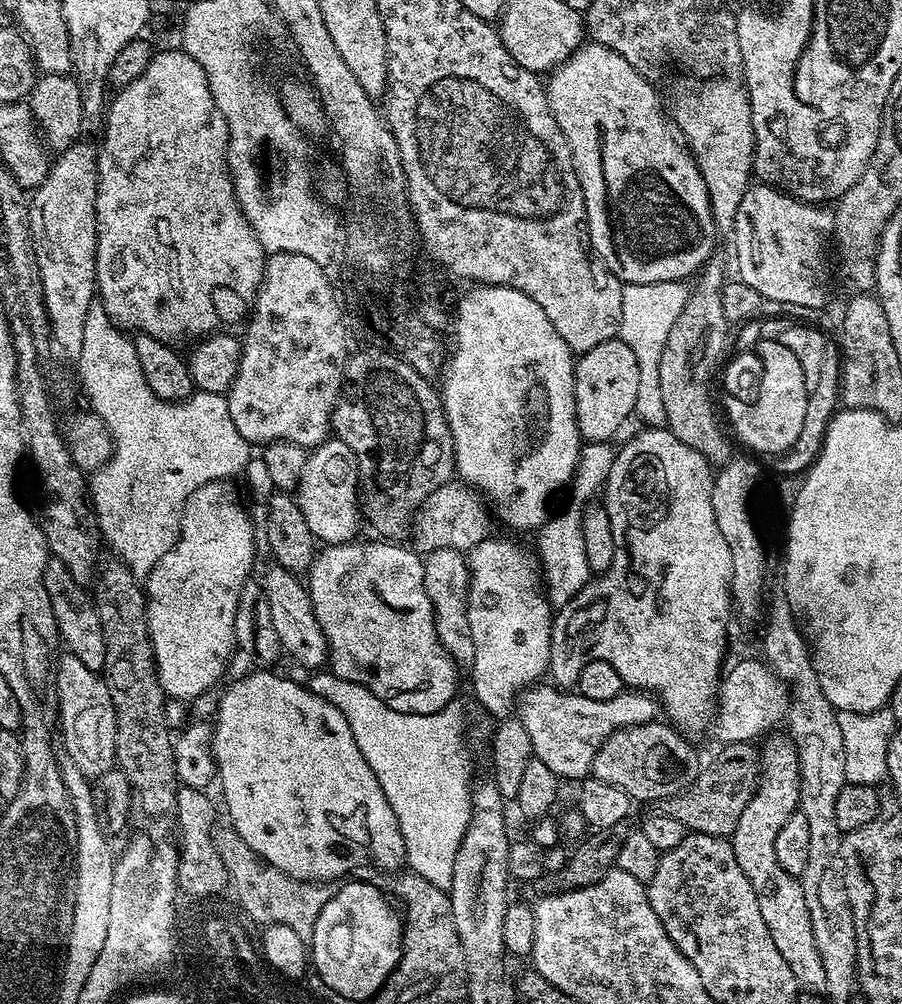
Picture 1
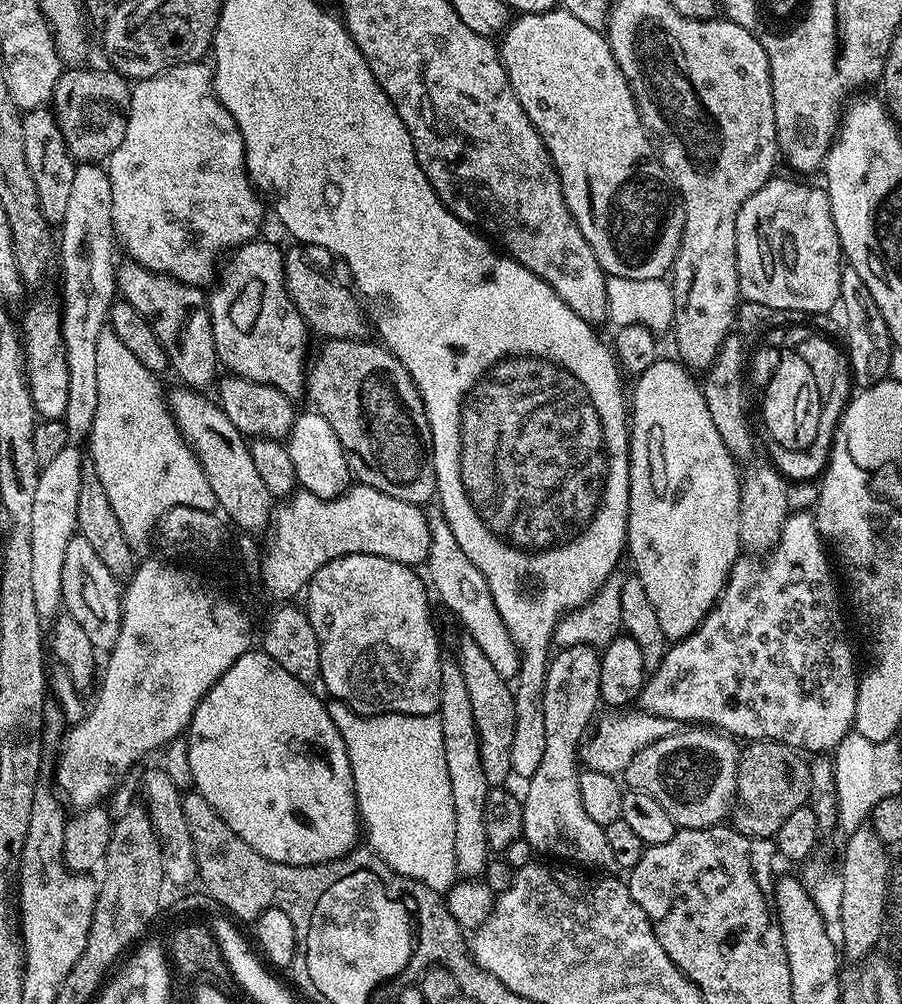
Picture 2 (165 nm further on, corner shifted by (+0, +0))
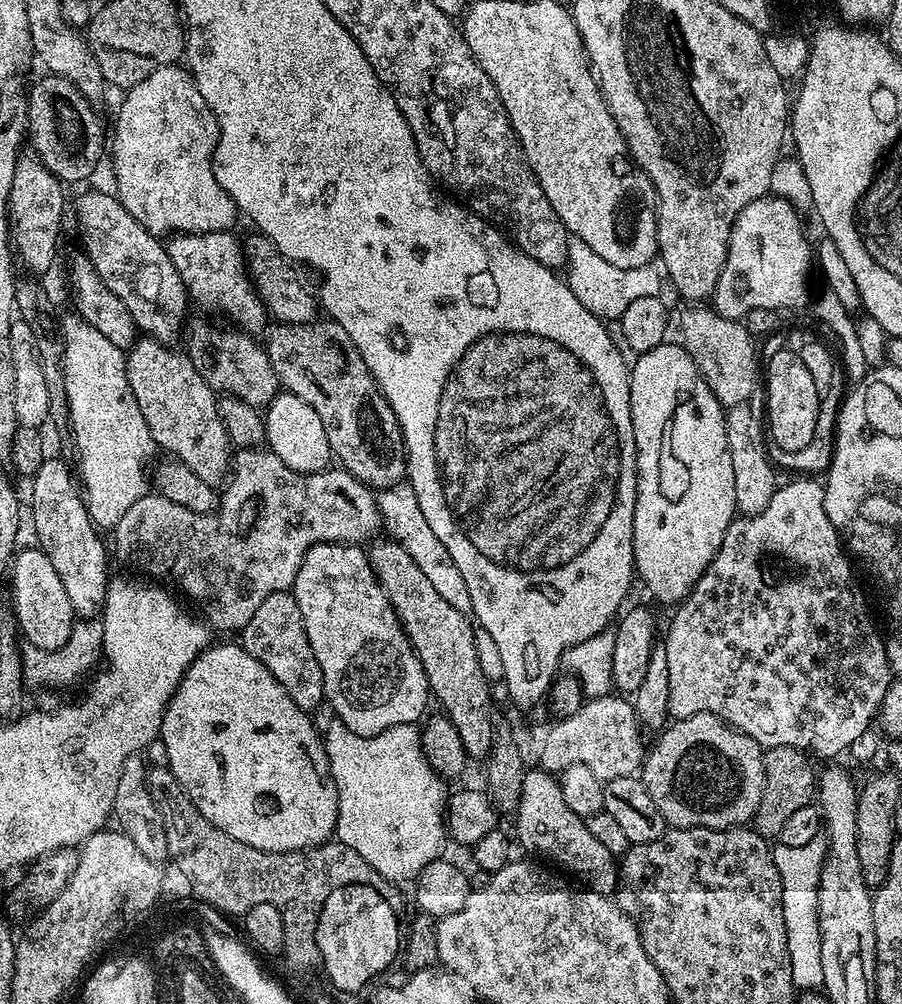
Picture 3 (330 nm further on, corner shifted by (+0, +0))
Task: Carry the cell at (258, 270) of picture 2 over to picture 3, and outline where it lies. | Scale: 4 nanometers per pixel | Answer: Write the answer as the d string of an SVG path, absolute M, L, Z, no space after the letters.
M194 232L176 234L167 241L166 247L178 278L182 278L184 289L189 297L212 312L224 312L229 325L249 334L265 331L264 323L269 323L268 309L262 298L256 293L252 278L248 275L248 266L244 259L244 249L239 239L227 232Z

